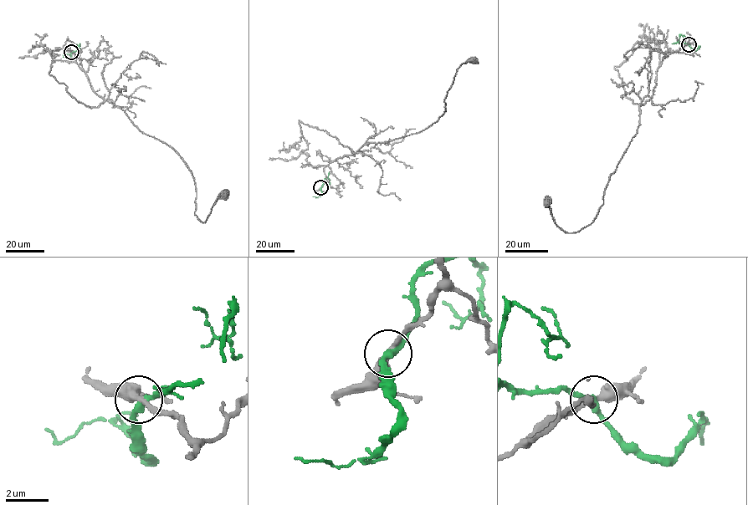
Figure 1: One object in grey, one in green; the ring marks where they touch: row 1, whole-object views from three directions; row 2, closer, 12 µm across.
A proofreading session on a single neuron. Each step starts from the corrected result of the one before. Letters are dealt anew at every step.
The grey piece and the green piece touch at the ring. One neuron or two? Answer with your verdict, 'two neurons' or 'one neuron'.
two neurons

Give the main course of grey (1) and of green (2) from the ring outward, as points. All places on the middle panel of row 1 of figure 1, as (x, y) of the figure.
1: (320, 187), (324, 167), (337, 159), (435, 122), (446, 110), (457, 70), (473, 60)
2: (321, 187), (323, 181), (328, 177), (329, 183), (325, 182)

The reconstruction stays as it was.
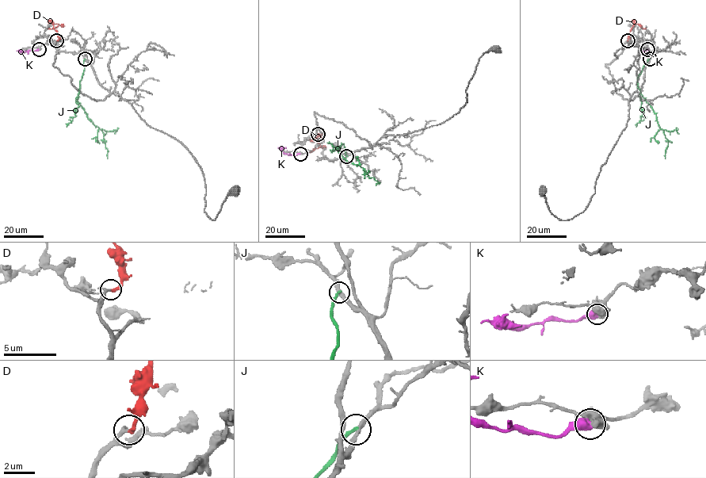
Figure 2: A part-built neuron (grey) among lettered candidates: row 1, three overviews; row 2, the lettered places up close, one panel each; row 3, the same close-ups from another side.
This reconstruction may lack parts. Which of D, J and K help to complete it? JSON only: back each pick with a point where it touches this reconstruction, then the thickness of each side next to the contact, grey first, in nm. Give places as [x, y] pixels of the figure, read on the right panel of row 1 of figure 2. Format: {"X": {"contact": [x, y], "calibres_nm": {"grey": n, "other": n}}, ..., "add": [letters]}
{"D": {"contact": [627, 40], "calibres_nm": {"grey": 190, "other": 280}}, "add": ["D"]}

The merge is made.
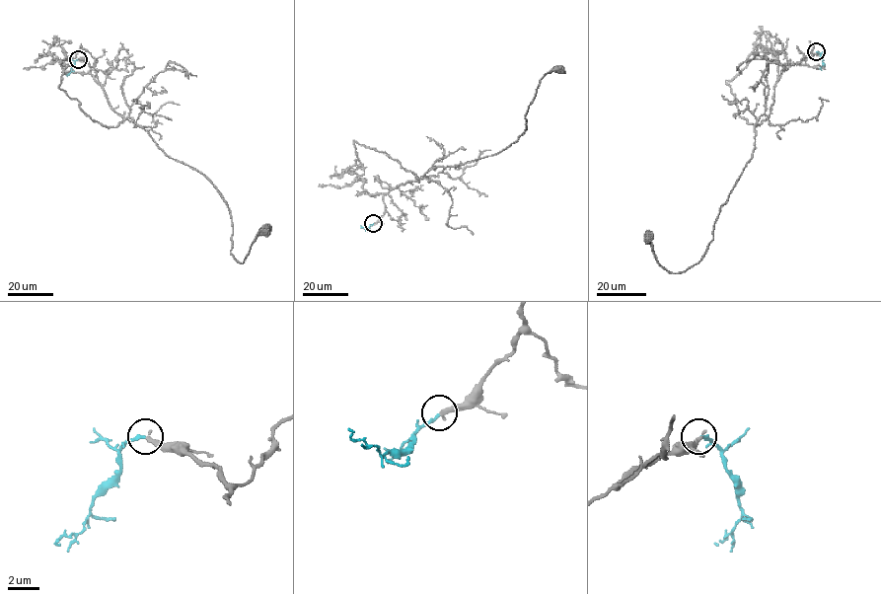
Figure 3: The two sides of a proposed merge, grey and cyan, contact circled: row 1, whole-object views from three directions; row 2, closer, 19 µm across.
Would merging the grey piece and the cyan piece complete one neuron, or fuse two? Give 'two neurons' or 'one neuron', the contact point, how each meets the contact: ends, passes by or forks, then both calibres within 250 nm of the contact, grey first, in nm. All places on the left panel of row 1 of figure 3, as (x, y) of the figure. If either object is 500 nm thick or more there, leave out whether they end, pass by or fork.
one neuron; at (78, 59); grey ends there; cyan ends there; 300 nm thick on the grey side, 180 nm on the other

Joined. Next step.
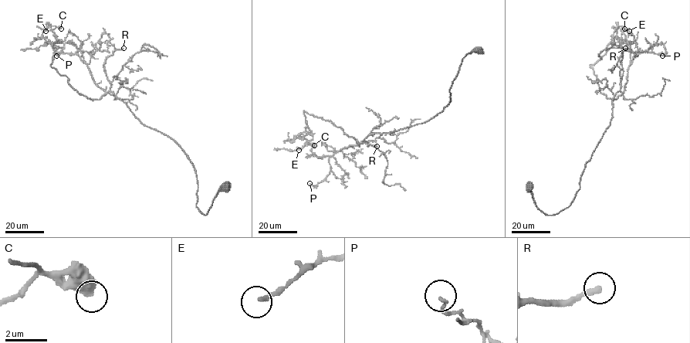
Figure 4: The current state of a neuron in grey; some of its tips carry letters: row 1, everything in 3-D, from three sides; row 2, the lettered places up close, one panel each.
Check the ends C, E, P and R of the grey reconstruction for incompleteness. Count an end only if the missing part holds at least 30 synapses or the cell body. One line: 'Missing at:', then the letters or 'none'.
Missing at: R

